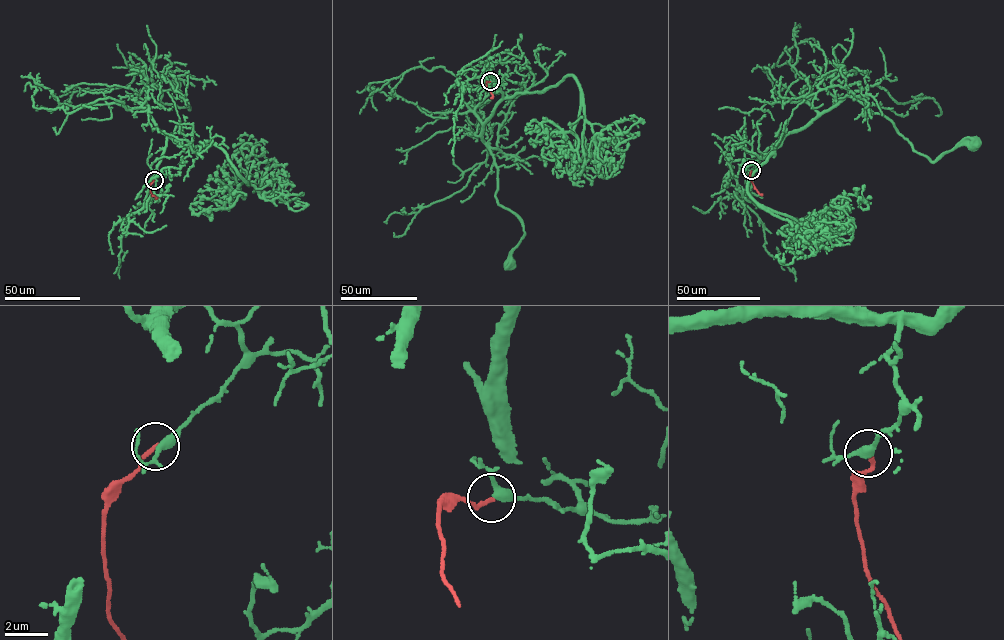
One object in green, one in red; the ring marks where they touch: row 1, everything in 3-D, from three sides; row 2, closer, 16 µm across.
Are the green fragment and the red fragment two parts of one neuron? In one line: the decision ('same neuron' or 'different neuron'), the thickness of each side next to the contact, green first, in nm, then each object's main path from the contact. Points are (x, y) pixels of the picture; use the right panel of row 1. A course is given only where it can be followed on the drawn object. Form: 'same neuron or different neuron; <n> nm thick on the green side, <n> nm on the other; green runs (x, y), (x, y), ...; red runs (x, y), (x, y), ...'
different neuron; 320 nm thick on the green side, 190 nm on the other; green runs (750, 170), (754, 160), (768, 147), (848, 96), (882, 114), (914, 150), (932, 161), (975, 141); red runs (751, 170), (750, 180), (762, 195)

